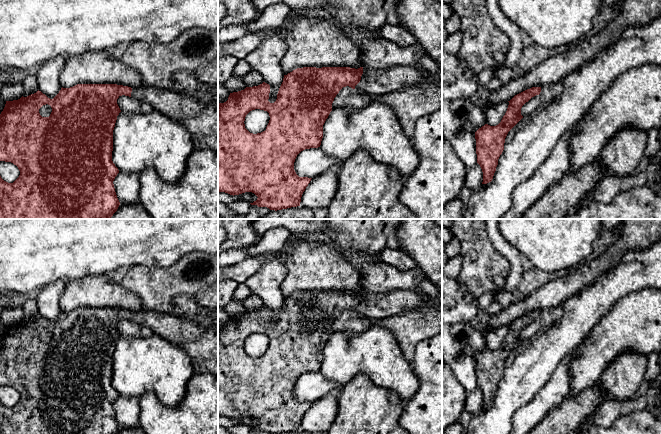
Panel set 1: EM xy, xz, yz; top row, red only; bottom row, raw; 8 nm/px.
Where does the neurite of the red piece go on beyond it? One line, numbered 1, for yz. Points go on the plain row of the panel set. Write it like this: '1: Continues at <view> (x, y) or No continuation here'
1: No continuation here

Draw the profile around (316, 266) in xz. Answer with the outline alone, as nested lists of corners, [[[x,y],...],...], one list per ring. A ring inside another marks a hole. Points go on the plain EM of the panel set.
[[[291,238],[283,249],[283,258],[287,268],[287,276],[281,284],[284,299],[303,291],[350,291],[355,293],[363,291],[360,271],[346,260],[343,250],[333,244],[320,240],[303,241]]]

